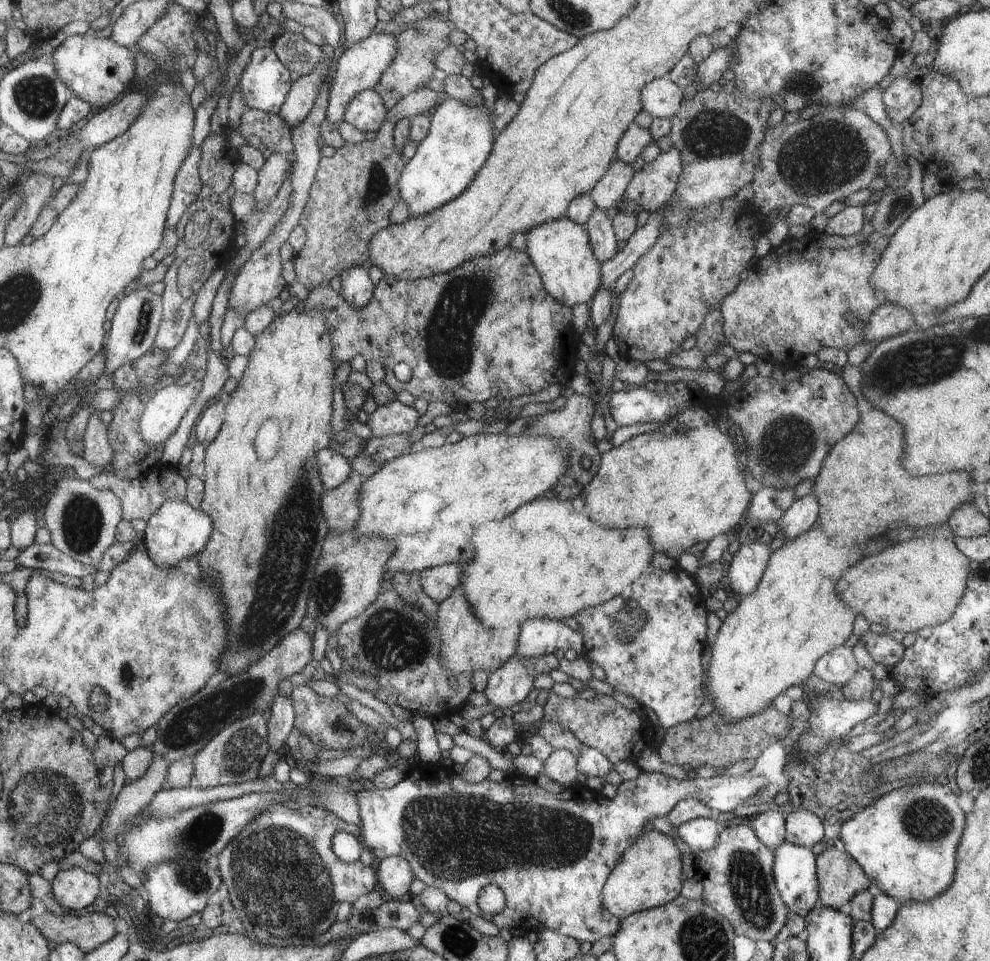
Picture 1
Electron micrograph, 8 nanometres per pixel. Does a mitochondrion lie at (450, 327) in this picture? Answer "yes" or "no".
yes

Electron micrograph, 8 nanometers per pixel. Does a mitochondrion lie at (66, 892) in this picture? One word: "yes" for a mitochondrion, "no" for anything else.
no

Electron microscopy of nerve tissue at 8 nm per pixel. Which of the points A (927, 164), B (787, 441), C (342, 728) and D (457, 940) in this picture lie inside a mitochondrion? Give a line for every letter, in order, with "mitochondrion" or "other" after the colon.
A: other
B: mitochondrion
C: mitochondrion
D: mitochondrion

